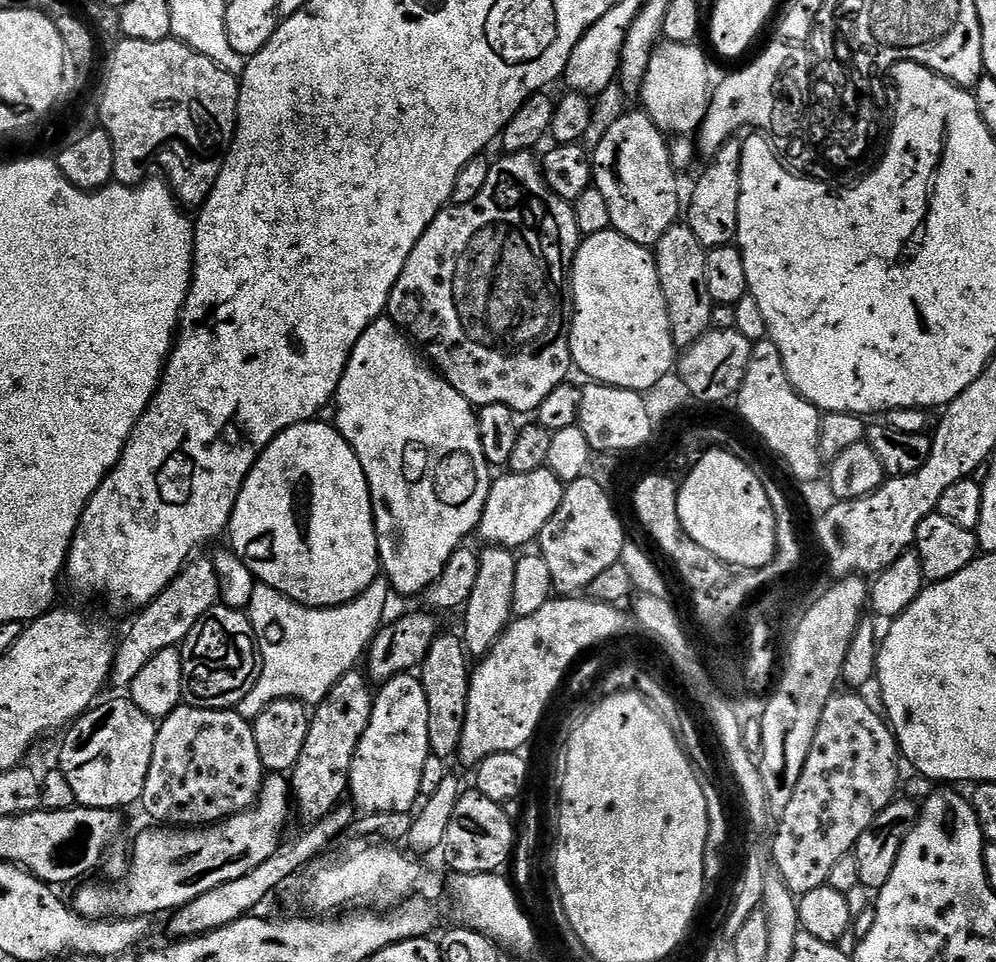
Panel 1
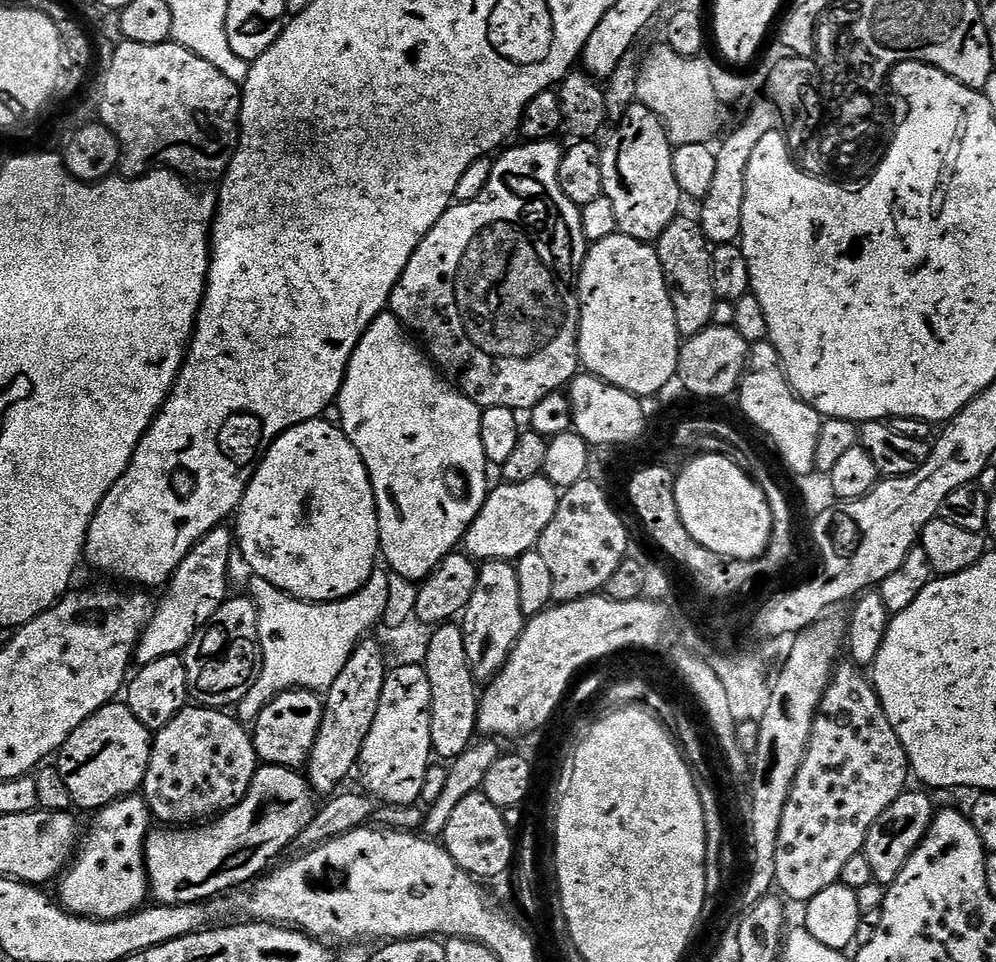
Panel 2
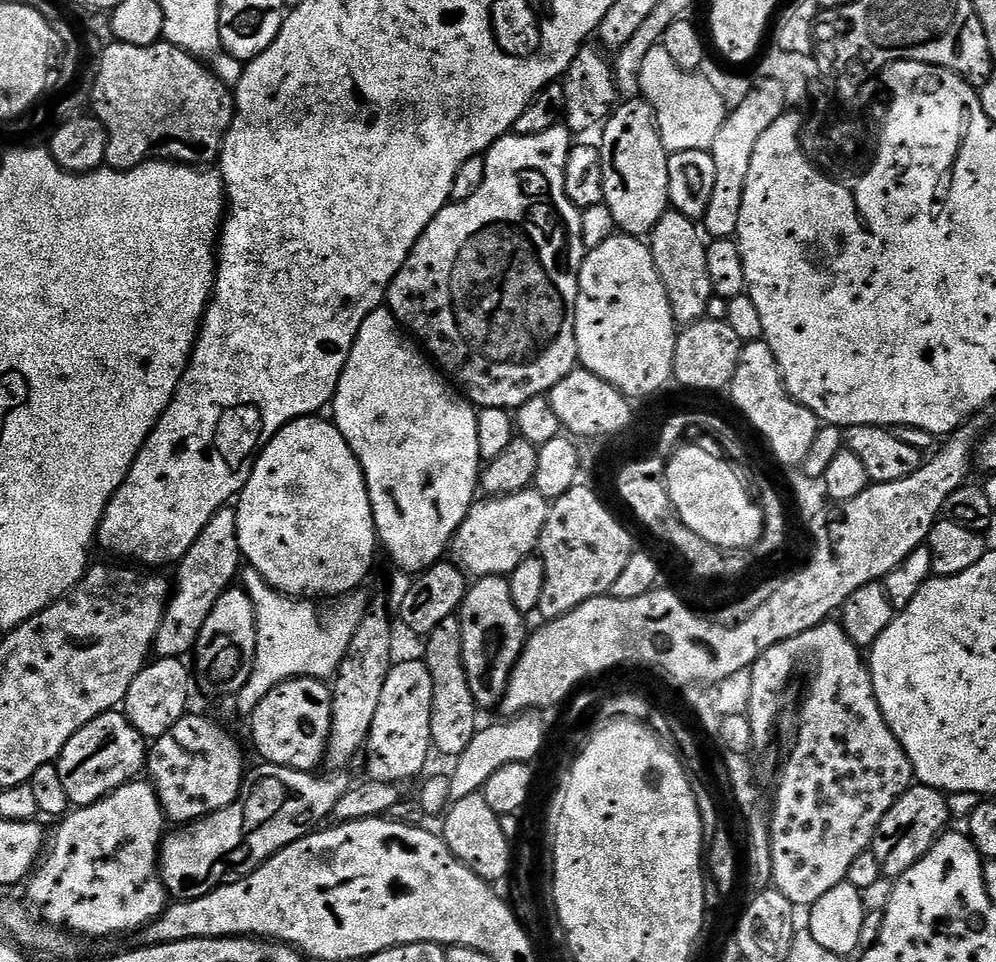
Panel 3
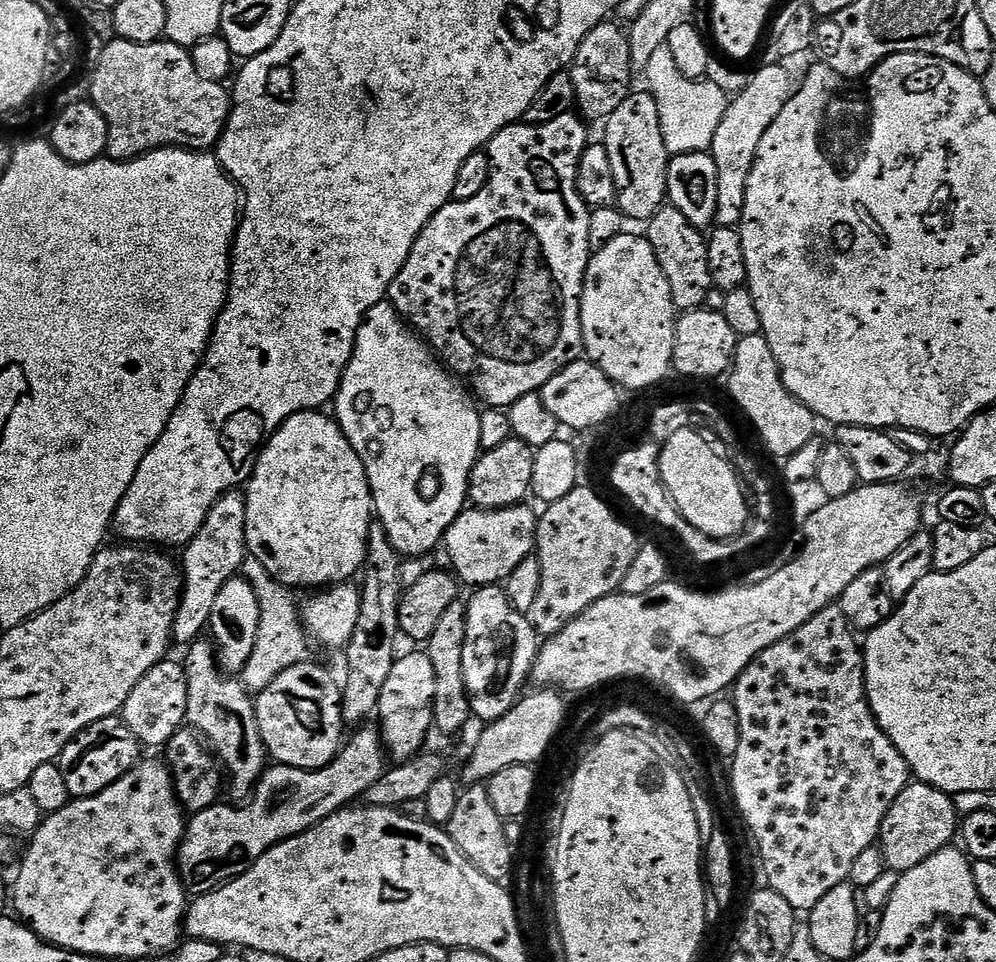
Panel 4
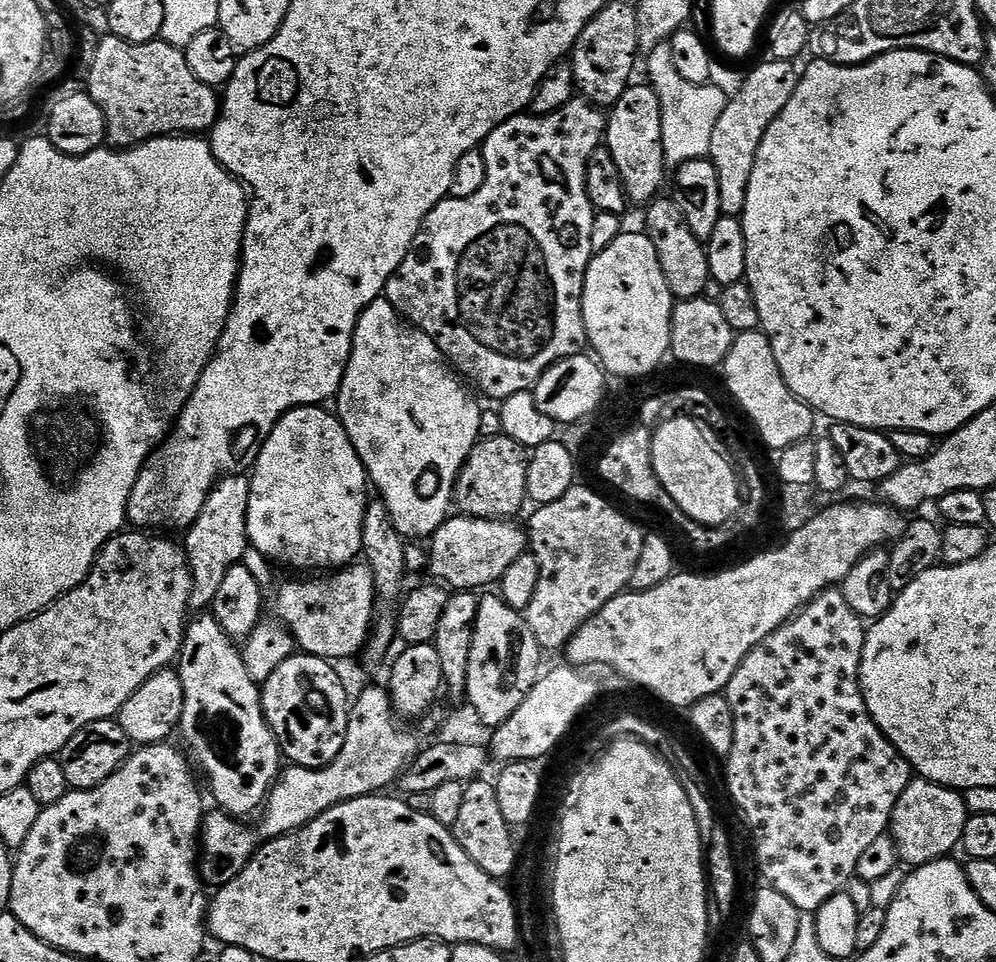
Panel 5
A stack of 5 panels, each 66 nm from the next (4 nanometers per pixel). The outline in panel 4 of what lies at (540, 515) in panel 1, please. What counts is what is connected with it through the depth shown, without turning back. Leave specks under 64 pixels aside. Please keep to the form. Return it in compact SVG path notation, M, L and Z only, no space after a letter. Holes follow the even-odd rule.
M527 503L515 504L513 508L465 507L442 541L442 552L448 555L451 571L461 585L496 586L507 581L508 576L527 556L533 555L536 547L537 513L528 509Z

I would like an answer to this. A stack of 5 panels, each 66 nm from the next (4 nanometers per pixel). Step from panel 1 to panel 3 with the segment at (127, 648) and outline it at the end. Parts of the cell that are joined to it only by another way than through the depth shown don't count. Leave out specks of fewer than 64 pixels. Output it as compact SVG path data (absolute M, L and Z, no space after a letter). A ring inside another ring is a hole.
M225 506L210 518L204 532L190 546L188 553L178 561L175 569L174 587L170 592L168 608L162 618L162 626L156 635L154 652L157 657L174 656L184 658L195 649L202 626L214 610L218 598L233 587L242 568L242 557L238 546L238 518L236 509Z

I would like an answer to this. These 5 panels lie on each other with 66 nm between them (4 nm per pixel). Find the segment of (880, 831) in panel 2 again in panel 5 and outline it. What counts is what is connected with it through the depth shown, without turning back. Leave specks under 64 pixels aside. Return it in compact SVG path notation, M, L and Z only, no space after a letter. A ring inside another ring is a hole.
M913 778L894 806L890 825L890 835L898 846L901 861L905 865L912 864L908 866L919 866L951 857L955 853L952 851L961 847L960 839L969 815L967 803L957 789Z

